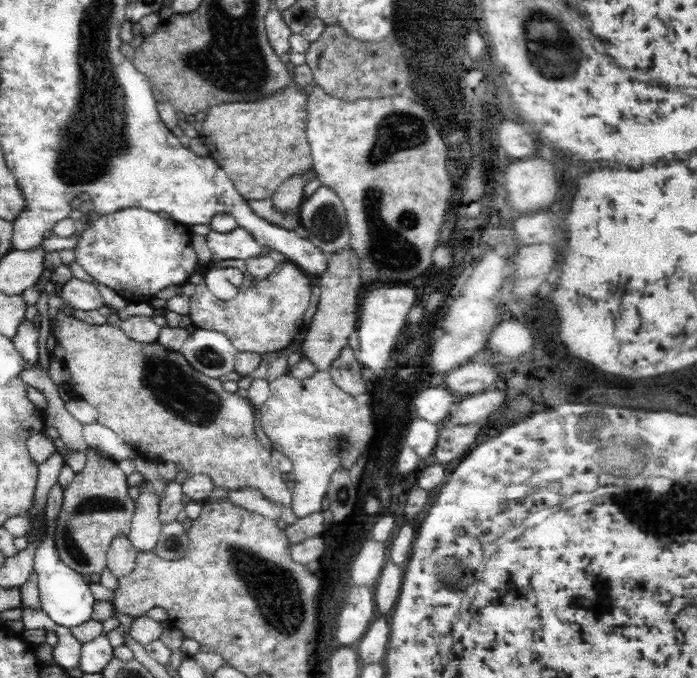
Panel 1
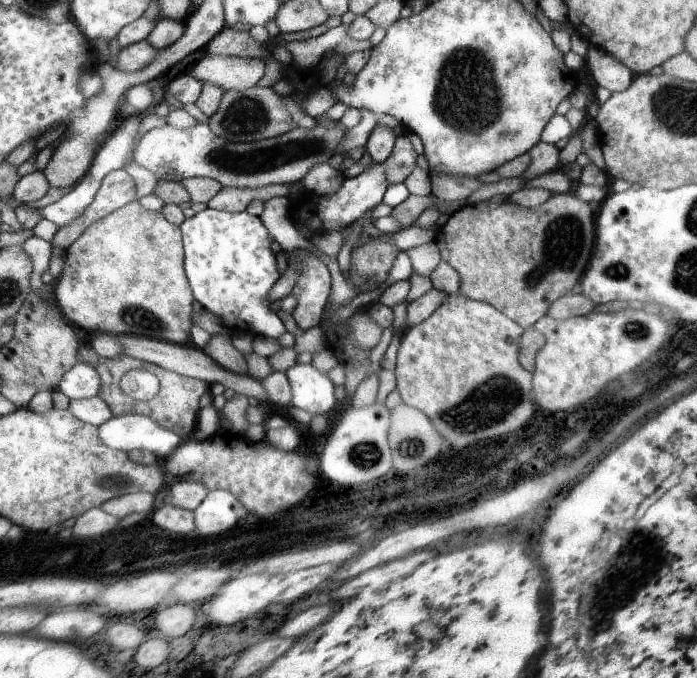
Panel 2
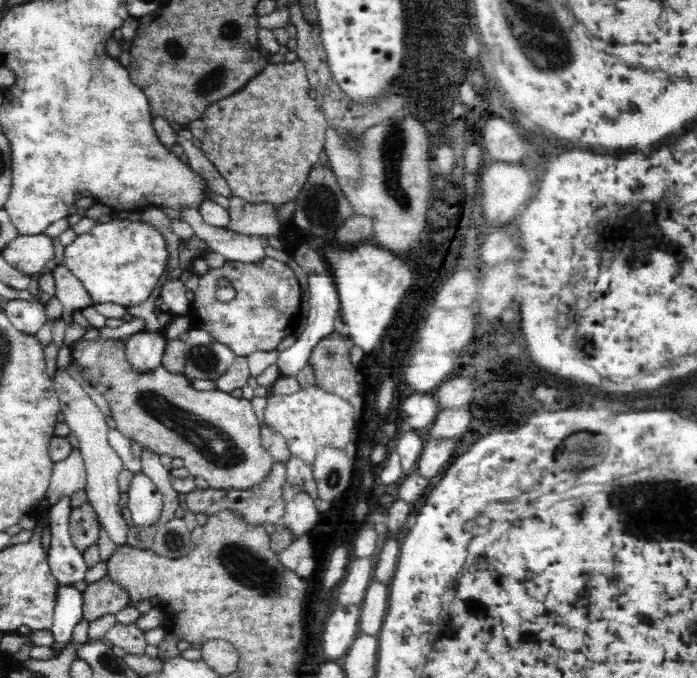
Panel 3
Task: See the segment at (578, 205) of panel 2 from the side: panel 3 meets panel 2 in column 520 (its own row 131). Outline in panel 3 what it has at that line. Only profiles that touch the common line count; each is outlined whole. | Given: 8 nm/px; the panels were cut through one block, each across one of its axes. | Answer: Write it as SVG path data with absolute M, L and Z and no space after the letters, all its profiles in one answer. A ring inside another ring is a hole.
M296 59L291 63L269 62L240 91L217 100L203 113L201 119L206 125L206 136L201 141L200 149L224 177L232 195L250 204L269 202L279 208L300 194L310 171L318 163L327 128L326 119L316 101L308 96L308 90L311 88L302 60Z

